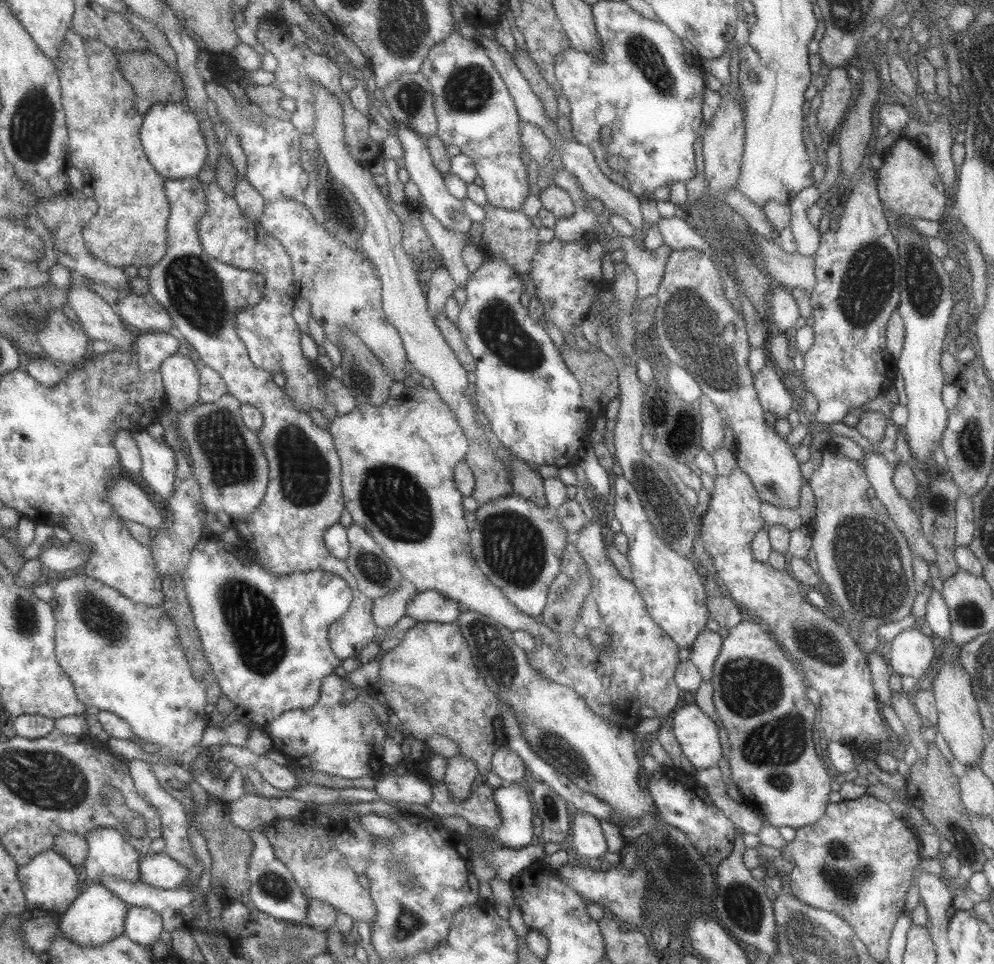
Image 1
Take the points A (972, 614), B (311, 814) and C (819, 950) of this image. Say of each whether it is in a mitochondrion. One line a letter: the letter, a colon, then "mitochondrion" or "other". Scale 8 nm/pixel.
A: mitochondrion
B: other
C: mitochondrion

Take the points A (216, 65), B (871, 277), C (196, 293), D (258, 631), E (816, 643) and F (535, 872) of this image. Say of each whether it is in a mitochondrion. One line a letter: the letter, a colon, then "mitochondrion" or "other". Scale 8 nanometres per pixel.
A: other
B: mitochondrion
C: mitochondrion
D: mitochondrion
E: mitochondrion
F: other

